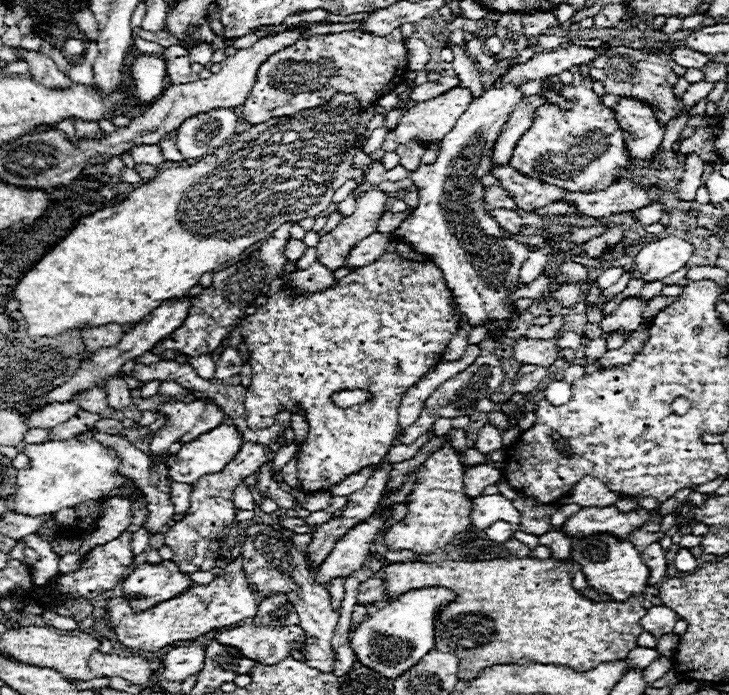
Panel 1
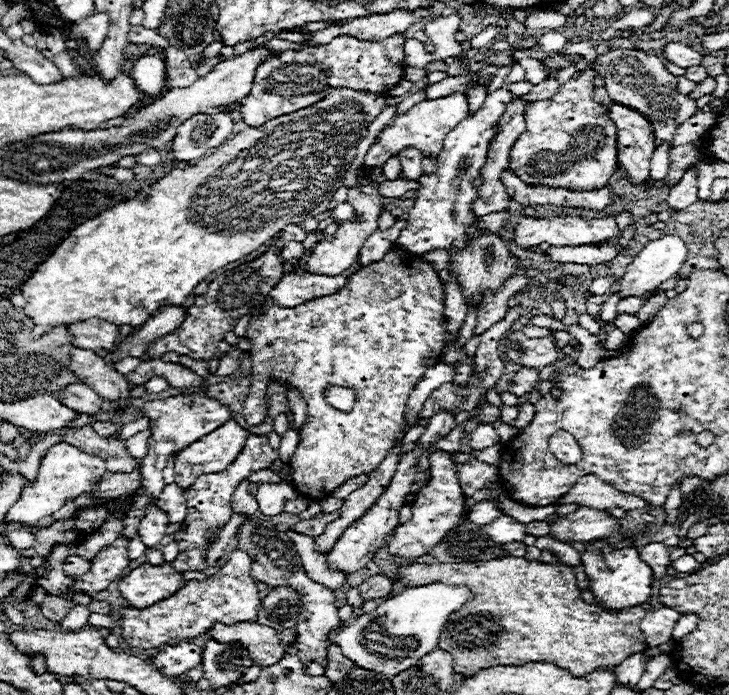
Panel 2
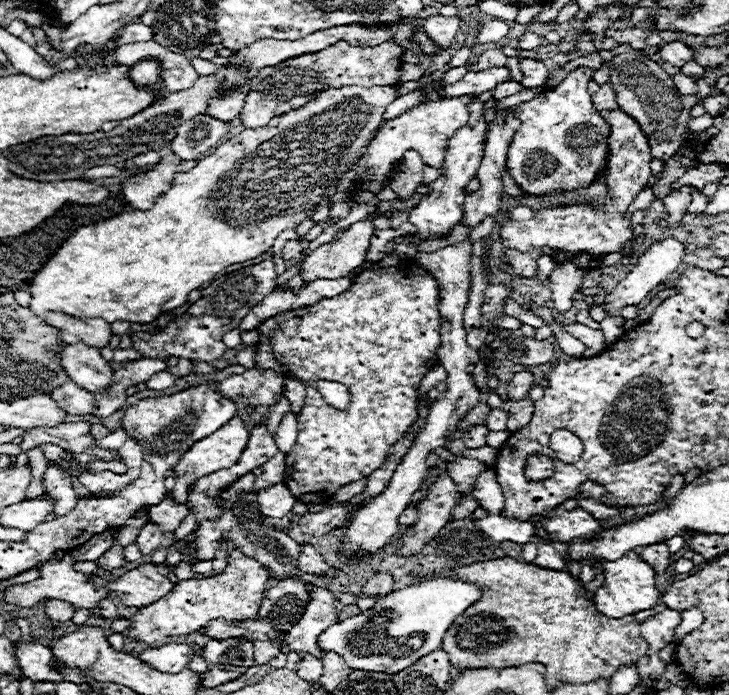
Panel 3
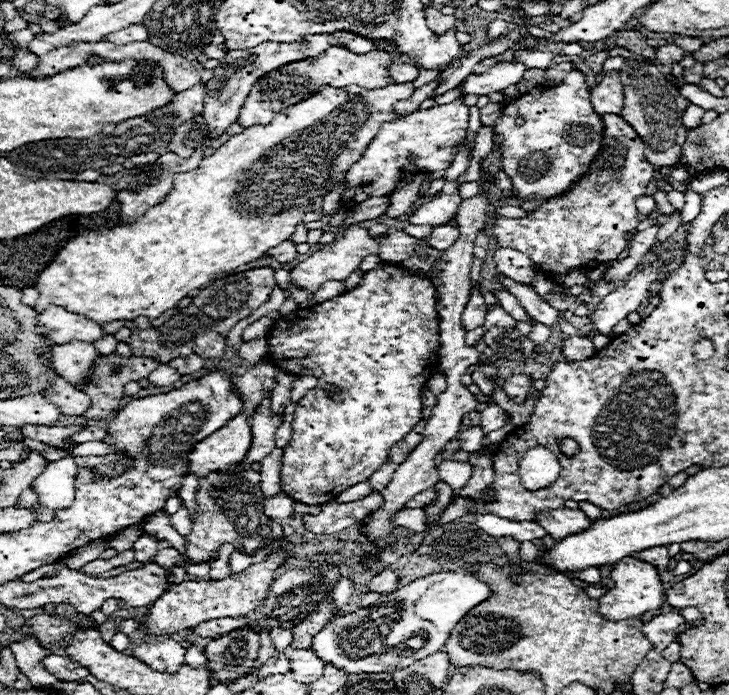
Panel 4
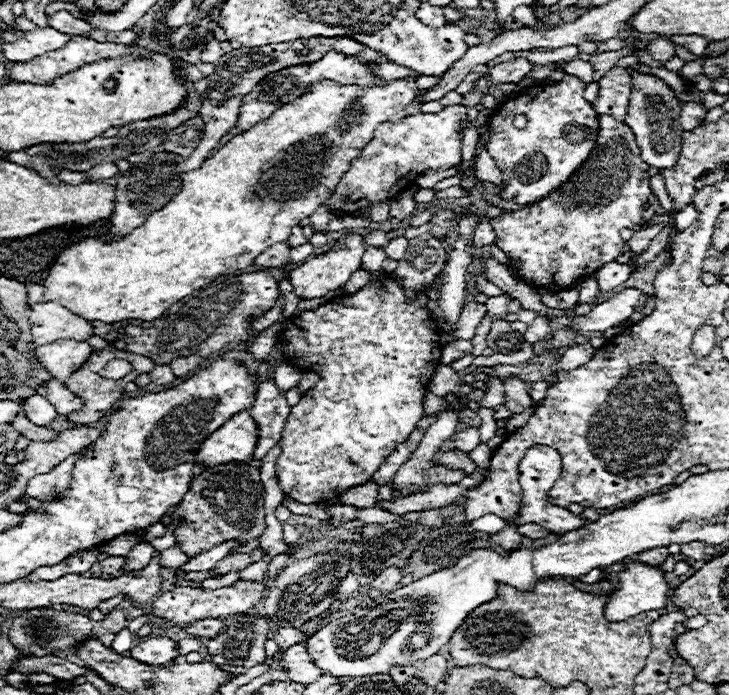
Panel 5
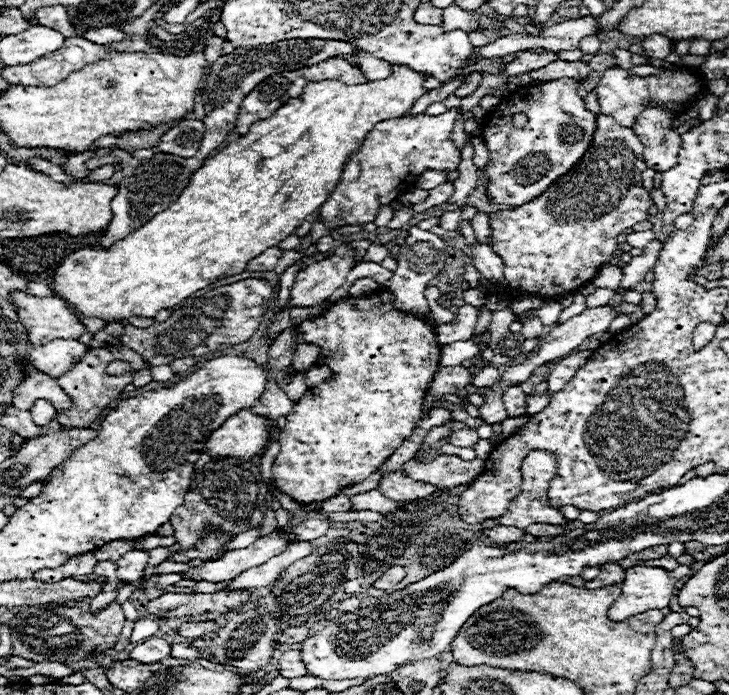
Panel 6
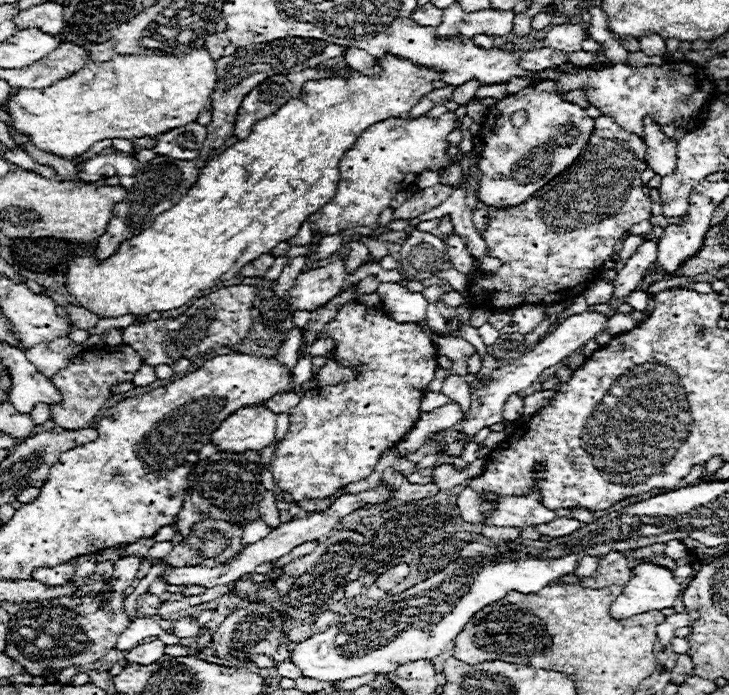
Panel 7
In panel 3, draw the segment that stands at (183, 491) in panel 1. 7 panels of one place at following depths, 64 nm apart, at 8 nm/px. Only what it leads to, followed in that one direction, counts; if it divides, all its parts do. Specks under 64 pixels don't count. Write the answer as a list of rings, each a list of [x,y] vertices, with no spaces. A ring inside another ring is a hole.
[[[164,498],[160,504],[148,510],[148,518],[158,522],[164,532],[174,532],[184,522],[186,514],[188,514],[188,506],[170,498]]]

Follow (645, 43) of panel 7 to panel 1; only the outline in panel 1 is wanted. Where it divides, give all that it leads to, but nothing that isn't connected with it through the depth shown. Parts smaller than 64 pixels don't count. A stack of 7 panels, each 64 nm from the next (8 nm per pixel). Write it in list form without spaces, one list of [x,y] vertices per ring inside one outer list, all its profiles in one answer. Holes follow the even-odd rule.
[[[676,48],[676,50],[670,54],[670,58],[672,58],[676,64],[684,66],[684,68],[700,68],[700,70],[710,62],[710,56],[706,56],[706,54],[702,54],[702,52],[688,50],[688,48]]]

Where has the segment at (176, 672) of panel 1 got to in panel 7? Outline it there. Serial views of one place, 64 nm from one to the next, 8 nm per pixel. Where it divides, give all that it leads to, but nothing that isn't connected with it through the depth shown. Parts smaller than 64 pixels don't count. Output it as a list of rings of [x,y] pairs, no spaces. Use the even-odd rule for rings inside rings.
[[[150,640],[144,644],[134,646],[128,654],[126,654],[126,662],[134,662],[134,664],[154,664],[158,658],[164,656],[164,648],[166,644],[162,640]]]

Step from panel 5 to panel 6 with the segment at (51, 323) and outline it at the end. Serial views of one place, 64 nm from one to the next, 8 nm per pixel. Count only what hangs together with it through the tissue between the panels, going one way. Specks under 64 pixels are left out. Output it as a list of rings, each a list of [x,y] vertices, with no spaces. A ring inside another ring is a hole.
[[[14,292],[14,304],[20,320],[28,328],[28,340],[34,346],[48,344],[56,338],[78,340],[84,332],[88,332],[60,298],[36,298],[26,292]]]

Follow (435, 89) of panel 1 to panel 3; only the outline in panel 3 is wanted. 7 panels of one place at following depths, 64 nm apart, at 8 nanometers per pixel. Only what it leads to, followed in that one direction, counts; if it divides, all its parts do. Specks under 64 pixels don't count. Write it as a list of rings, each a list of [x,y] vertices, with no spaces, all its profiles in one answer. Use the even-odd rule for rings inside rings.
[[[506,66],[502,68],[490,68],[484,72],[468,72],[458,84],[448,84],[446,88],[436,88],[440,96],[466,96],[466,94],[482,94],[486,90],[494,90],[500,82],[510,80],[510,70]]]

